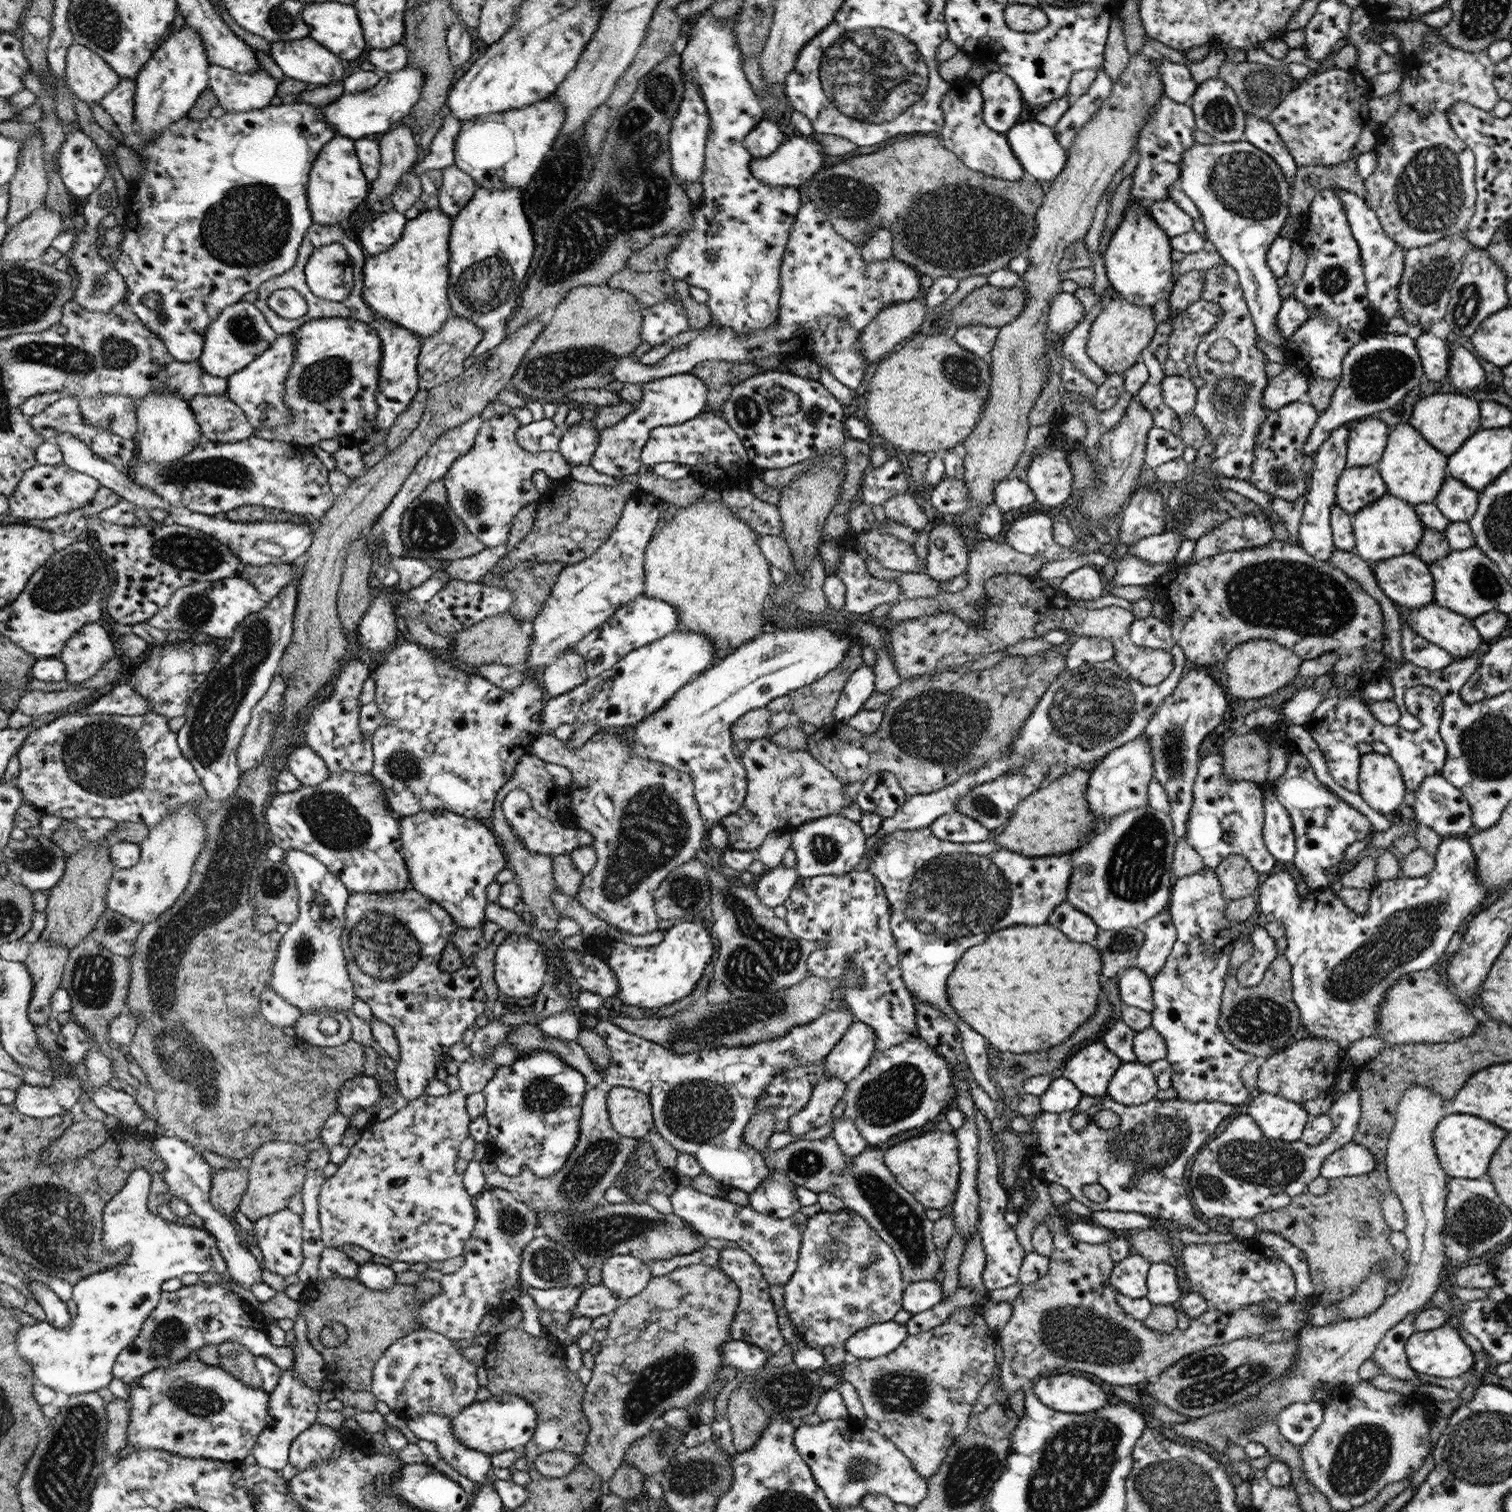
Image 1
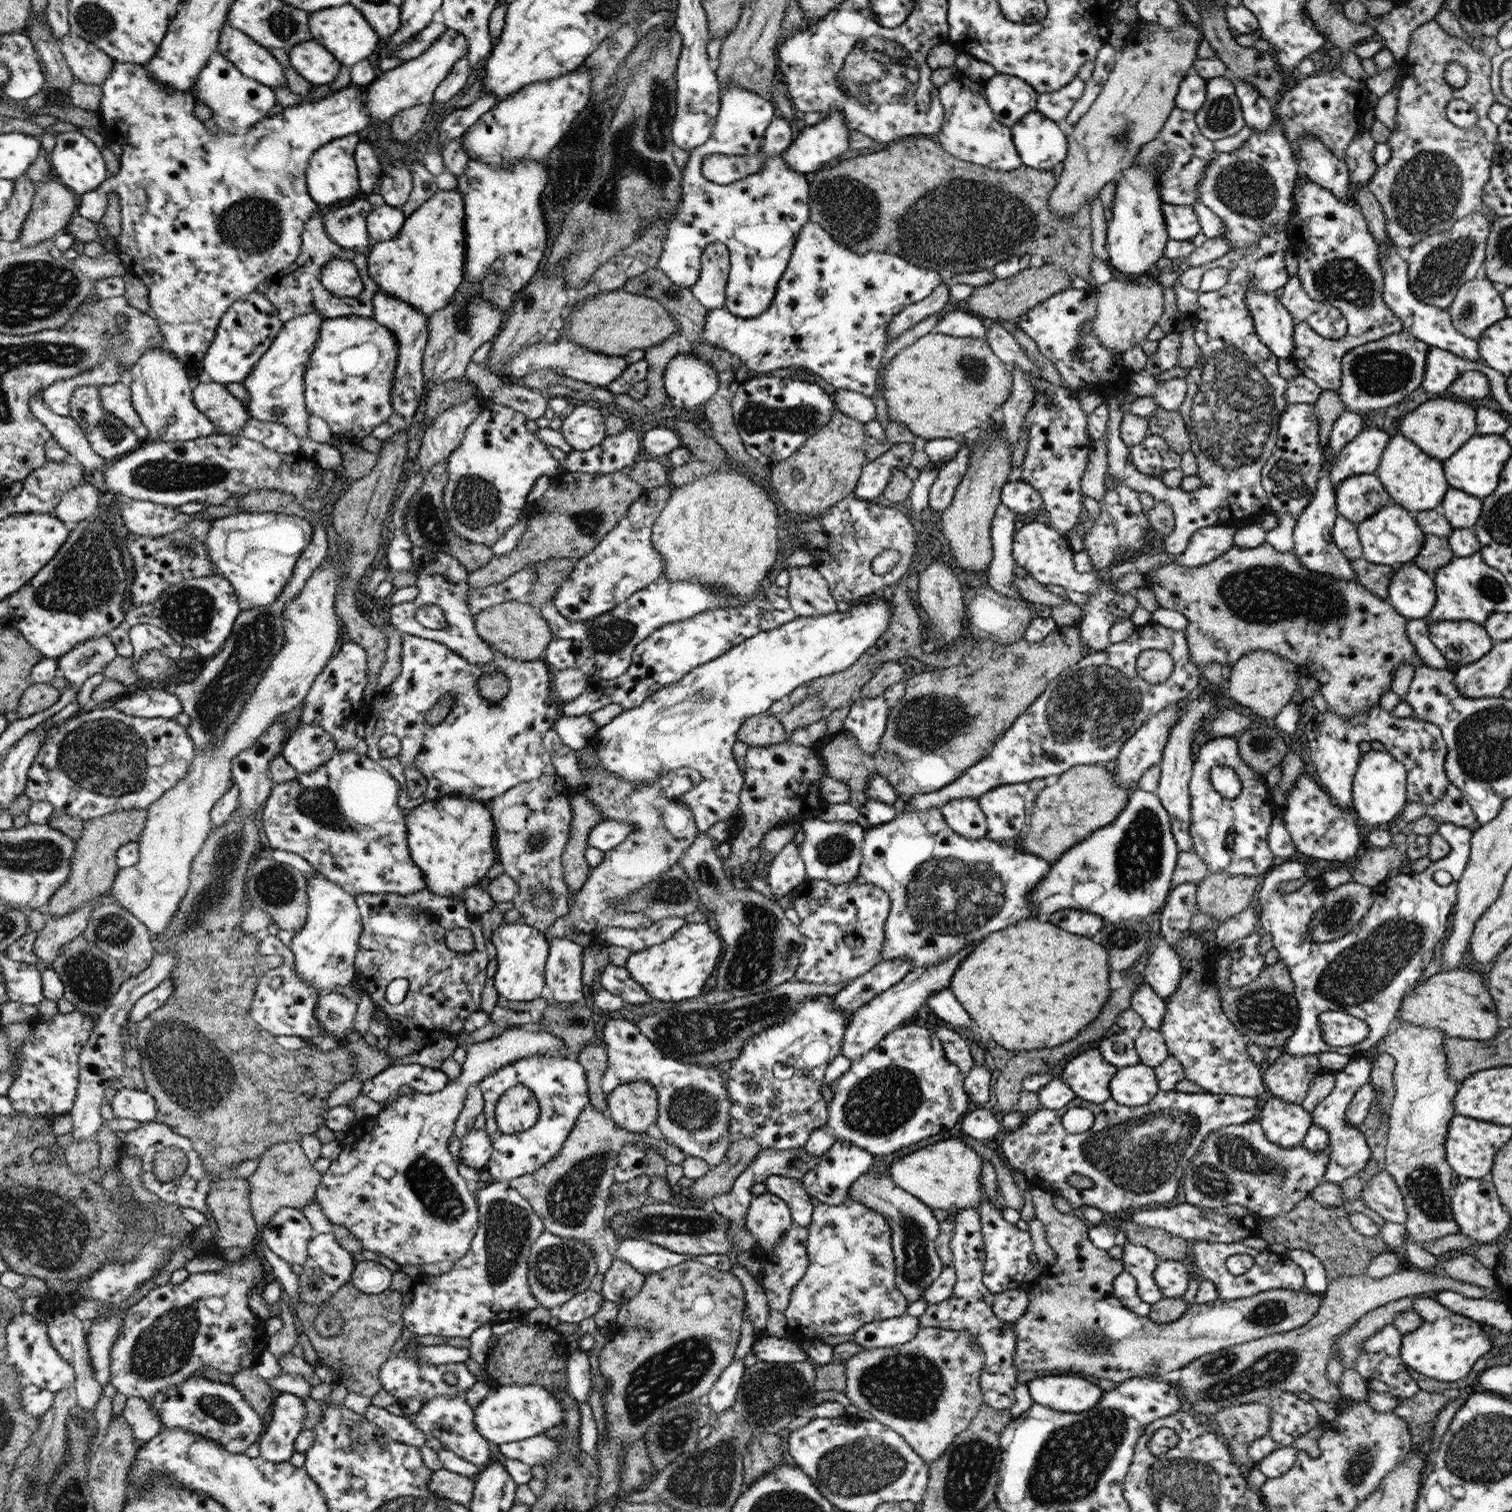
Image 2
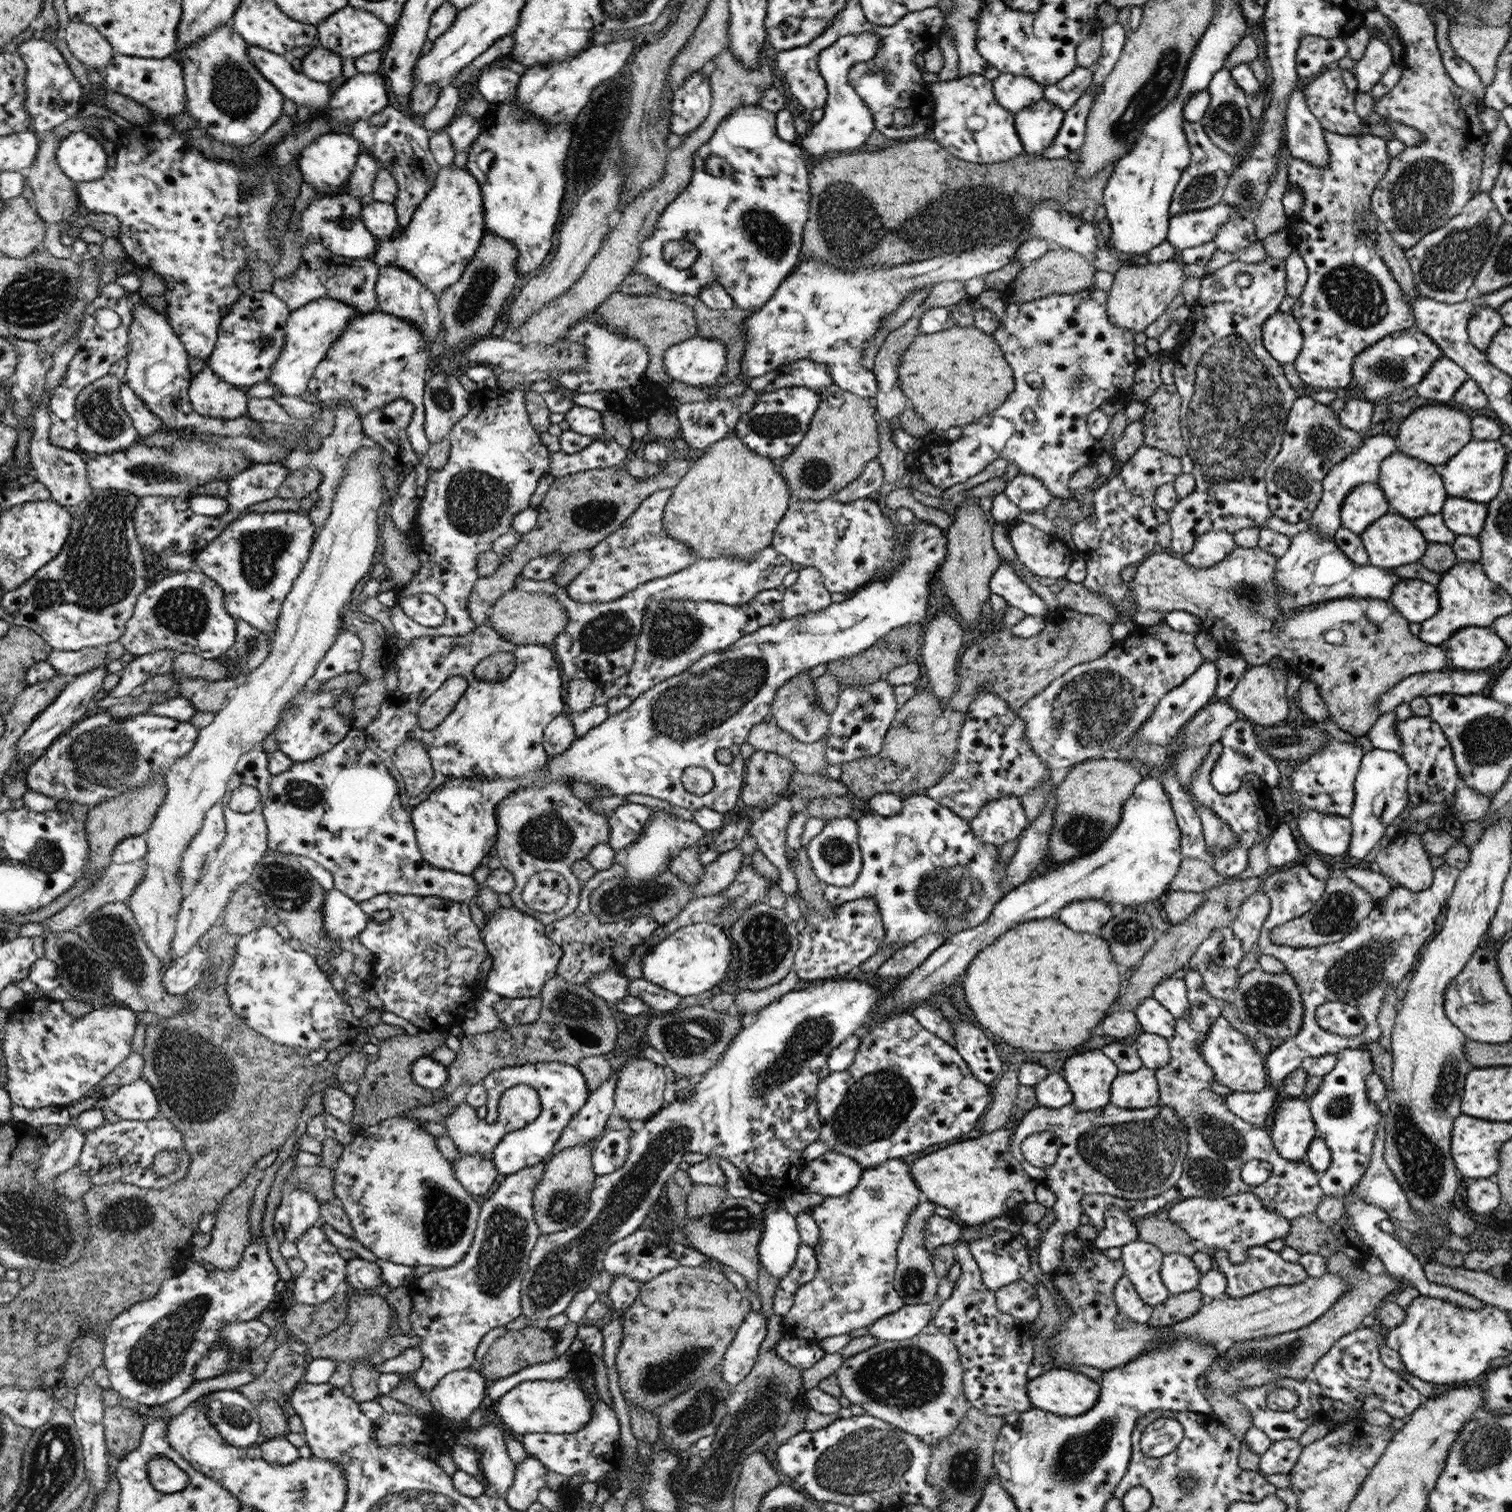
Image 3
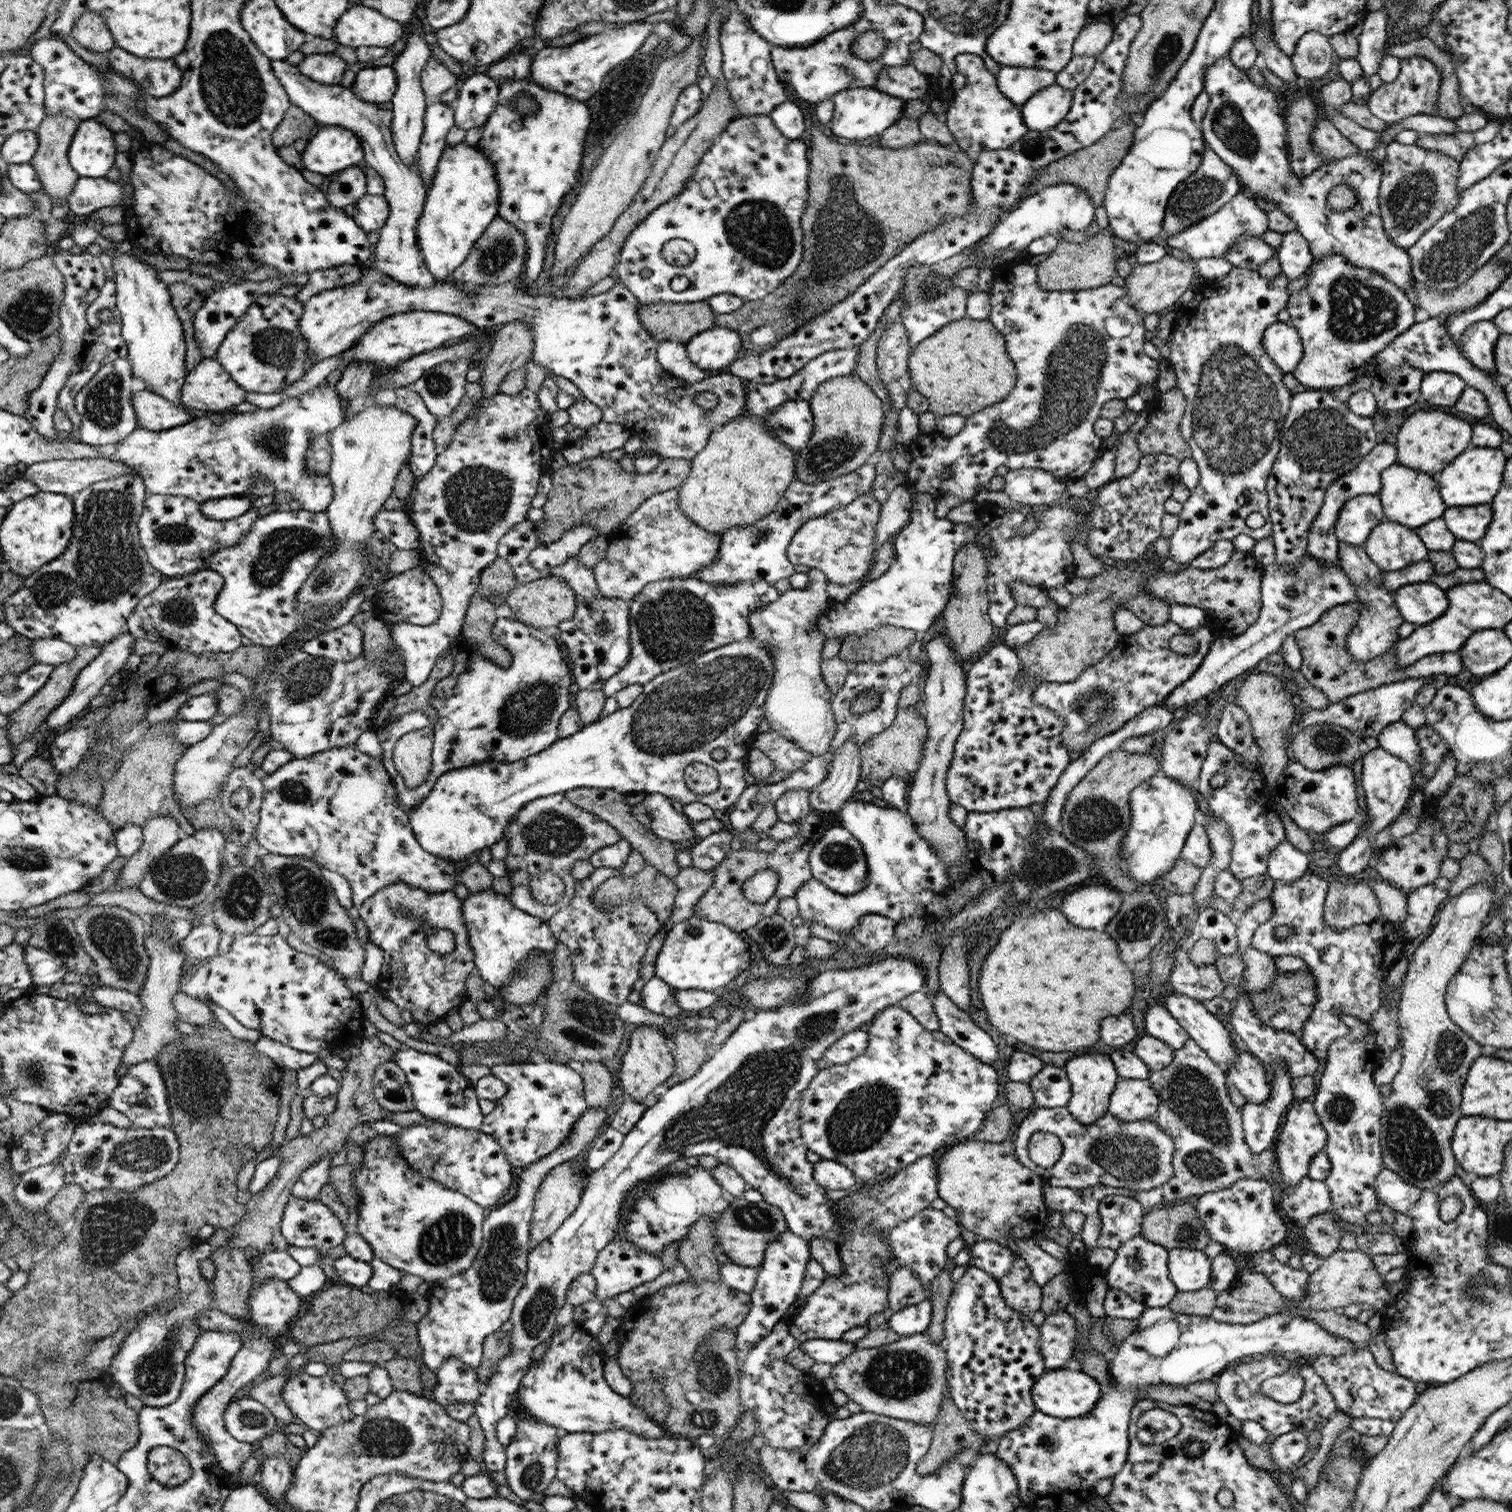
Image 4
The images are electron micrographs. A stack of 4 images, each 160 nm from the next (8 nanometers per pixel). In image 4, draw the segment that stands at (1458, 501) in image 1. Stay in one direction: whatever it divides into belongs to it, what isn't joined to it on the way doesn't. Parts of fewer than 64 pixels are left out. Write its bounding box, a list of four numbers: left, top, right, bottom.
[1441,504,1493,542]

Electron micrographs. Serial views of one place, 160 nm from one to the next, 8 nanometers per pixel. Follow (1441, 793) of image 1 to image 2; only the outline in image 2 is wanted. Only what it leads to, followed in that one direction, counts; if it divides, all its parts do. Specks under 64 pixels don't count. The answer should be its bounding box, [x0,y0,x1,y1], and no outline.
[1425,783,1477,827]

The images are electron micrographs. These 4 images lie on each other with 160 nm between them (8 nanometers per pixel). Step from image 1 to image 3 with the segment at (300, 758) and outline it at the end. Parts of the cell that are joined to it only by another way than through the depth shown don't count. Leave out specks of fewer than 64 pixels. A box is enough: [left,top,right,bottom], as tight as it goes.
[274,680,354,762]

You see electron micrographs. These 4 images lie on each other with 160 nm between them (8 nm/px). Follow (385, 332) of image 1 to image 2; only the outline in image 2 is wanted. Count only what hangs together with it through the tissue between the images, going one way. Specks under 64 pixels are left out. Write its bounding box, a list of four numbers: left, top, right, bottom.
[371,292,430,442]

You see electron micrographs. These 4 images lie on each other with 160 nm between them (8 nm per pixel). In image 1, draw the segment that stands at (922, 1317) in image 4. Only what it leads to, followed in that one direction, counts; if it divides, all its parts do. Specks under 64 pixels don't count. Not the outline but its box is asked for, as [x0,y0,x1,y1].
[843,1320,908,1359]

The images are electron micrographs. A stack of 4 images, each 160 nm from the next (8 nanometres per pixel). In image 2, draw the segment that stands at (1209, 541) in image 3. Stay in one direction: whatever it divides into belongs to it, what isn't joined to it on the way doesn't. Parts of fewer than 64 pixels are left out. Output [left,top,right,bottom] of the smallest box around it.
[1174,525,1236,568]

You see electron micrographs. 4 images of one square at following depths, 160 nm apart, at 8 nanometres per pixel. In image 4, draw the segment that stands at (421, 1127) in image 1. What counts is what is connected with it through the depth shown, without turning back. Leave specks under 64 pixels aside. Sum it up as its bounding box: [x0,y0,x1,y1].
[354,1135,486,1283]

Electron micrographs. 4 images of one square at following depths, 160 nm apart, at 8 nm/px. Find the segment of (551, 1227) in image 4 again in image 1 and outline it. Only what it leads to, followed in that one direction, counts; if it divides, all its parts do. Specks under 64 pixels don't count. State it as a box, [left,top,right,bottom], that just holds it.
[482,1087,642,1216]

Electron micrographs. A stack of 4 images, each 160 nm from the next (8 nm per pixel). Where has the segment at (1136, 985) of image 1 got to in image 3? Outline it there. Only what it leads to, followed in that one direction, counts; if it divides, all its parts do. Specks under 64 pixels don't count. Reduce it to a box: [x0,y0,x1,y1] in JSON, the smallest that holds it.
[1135,997,1175,1039]

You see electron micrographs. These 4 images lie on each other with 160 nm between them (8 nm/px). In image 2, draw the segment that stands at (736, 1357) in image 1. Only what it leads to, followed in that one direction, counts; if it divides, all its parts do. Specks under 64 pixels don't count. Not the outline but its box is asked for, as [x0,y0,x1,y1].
[751,1336,810,1363]

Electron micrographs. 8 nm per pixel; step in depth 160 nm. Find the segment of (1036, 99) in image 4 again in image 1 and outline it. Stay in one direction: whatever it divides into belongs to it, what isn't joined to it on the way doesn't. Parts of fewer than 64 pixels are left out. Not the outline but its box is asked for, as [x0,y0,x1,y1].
[1005,119,1067,185]

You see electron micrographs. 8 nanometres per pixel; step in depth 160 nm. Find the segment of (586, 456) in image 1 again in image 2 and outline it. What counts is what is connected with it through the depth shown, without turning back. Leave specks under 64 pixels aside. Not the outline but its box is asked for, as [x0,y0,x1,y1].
[560,403,608,451]

